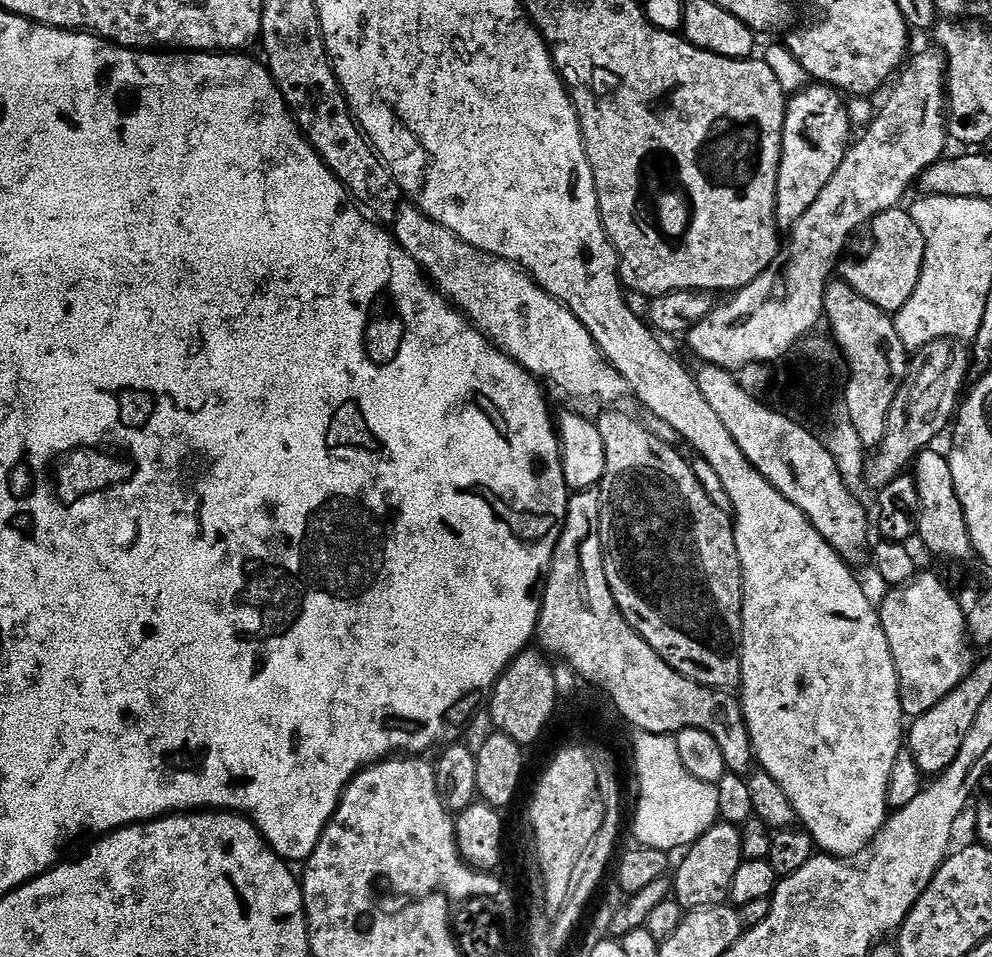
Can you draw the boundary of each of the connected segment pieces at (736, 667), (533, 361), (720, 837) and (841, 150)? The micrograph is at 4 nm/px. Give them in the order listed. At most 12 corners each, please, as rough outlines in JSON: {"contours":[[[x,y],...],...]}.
{"contours":[[[604,410],[616,607],[678,674],[740,682],[734,520]],[[411,202],[394,235],[541,381],[604,406],[626,378],[519,264]],[[717,822],[674,868],[686,910],[731,897],[745,861],[737,825]],[[837,89],[787,101],[776,227],[818,202],[853,139]]]}

